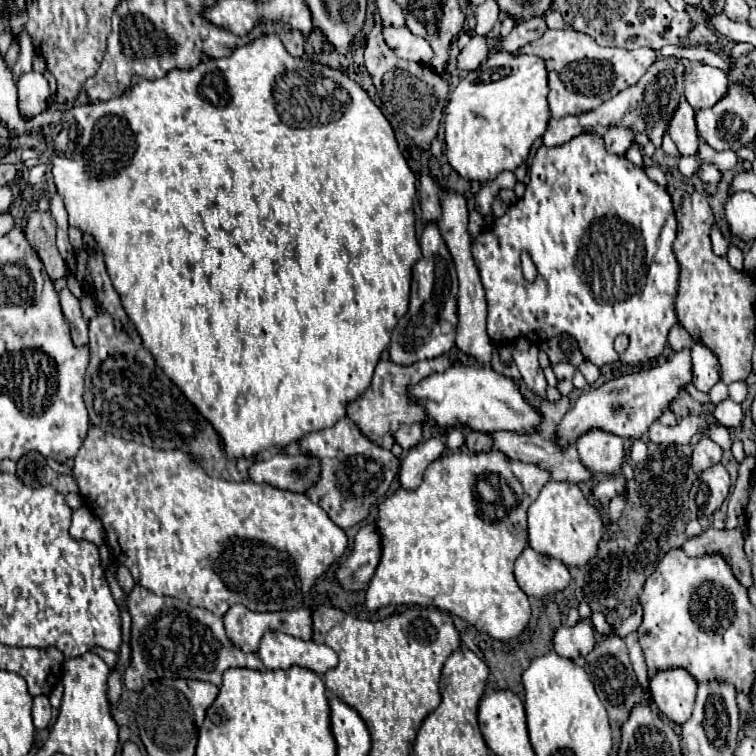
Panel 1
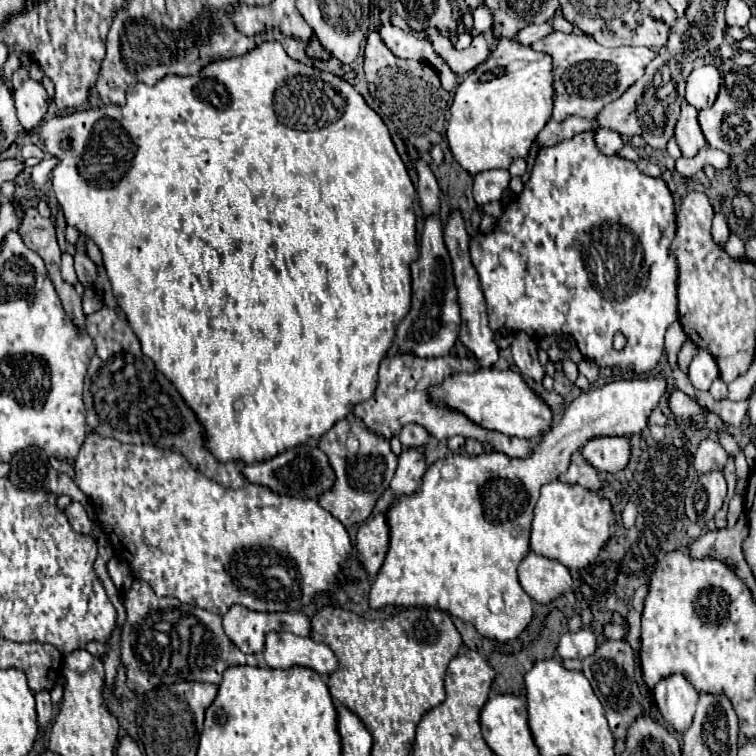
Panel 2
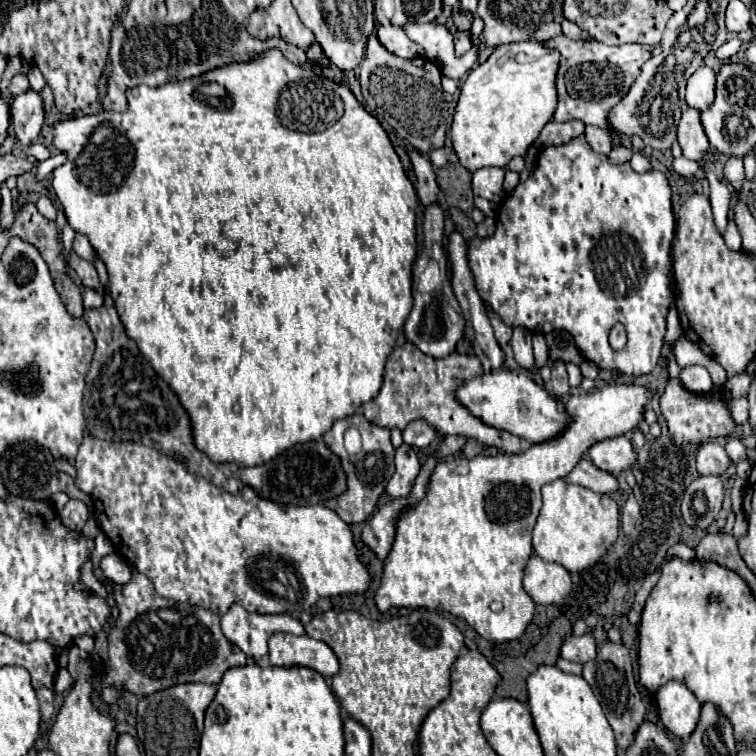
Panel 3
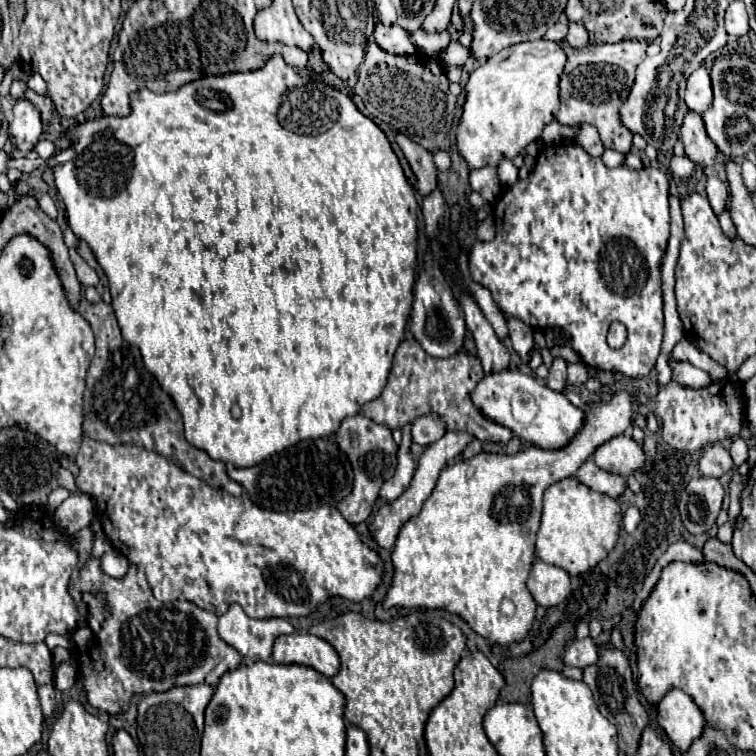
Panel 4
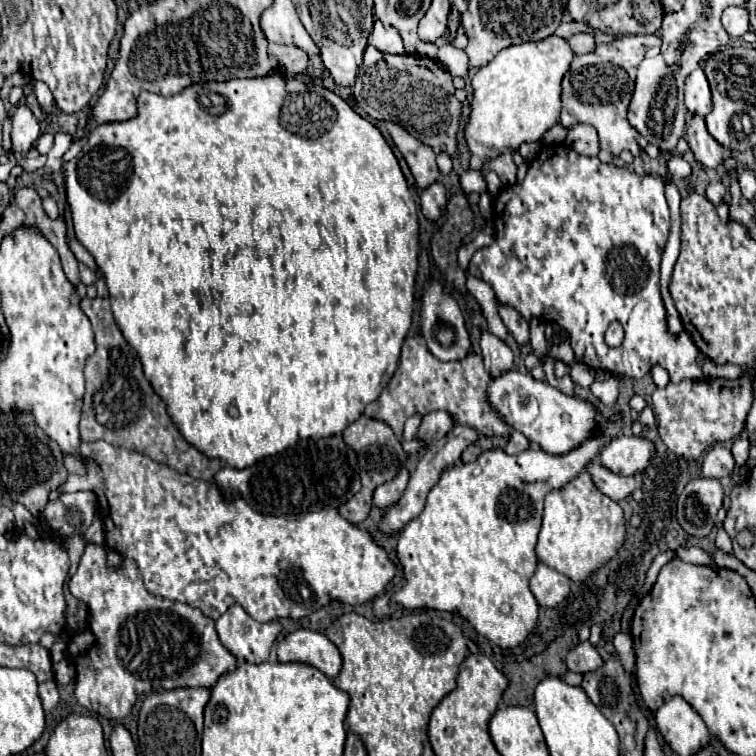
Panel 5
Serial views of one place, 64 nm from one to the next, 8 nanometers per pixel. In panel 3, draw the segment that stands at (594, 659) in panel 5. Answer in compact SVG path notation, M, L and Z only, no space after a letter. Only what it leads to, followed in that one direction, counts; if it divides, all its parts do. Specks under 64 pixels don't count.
M586 632L582 636L568 636L562 644L560 654L562 654L562 658L572 660L572 662L580 662L580 664L592 660L592 656L596 656L594 636L590 632Z

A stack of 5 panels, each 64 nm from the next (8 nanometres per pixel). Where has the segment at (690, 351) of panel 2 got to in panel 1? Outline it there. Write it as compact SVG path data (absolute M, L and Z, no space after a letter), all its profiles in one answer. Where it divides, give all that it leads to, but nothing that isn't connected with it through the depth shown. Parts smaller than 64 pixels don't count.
M684 348L680 352L674 352L670 358L654 362L648 368L642 368L640 372L632 372L626 376L612 378L604 382L600 388L584 392L574 408L562 418L558 426L558 442L568 440L574 442L580 432L588 432L592 428L600 428L604 432L612 432L622 438L638 440L642 438L650 424L656 422L664 410L672 404L674 398L692 382L692 364L690 364L690 350Z

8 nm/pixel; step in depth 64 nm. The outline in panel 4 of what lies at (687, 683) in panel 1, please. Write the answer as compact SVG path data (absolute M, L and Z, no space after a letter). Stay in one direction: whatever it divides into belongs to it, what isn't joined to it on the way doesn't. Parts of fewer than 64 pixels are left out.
M670 688L658 702L658 724L674 746L686 752L688 744L692 744L692 740L700 736L700 728L704 728L704 714L684 690Z

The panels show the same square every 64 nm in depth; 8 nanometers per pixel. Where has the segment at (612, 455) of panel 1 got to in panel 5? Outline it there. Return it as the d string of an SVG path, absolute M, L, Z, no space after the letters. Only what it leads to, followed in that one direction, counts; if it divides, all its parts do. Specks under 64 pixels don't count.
M618 436L612 438L598 454L600 466L620 474L620 476L632 476L636 472L642 472L650 458L654 456L654 444L646 438L638 436Z

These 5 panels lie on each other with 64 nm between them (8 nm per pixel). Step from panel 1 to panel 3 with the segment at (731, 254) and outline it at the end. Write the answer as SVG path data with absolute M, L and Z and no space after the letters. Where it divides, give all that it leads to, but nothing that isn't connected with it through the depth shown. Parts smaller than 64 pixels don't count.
M728 222L728 228L726 228L726 232L724 232L724 242L726 242L726 246L730 248L730 250L734 250L734 252L740 252L740 248L742 248L742 236L740 236L740 232L738 232L738 226L736 226L736 222Z

